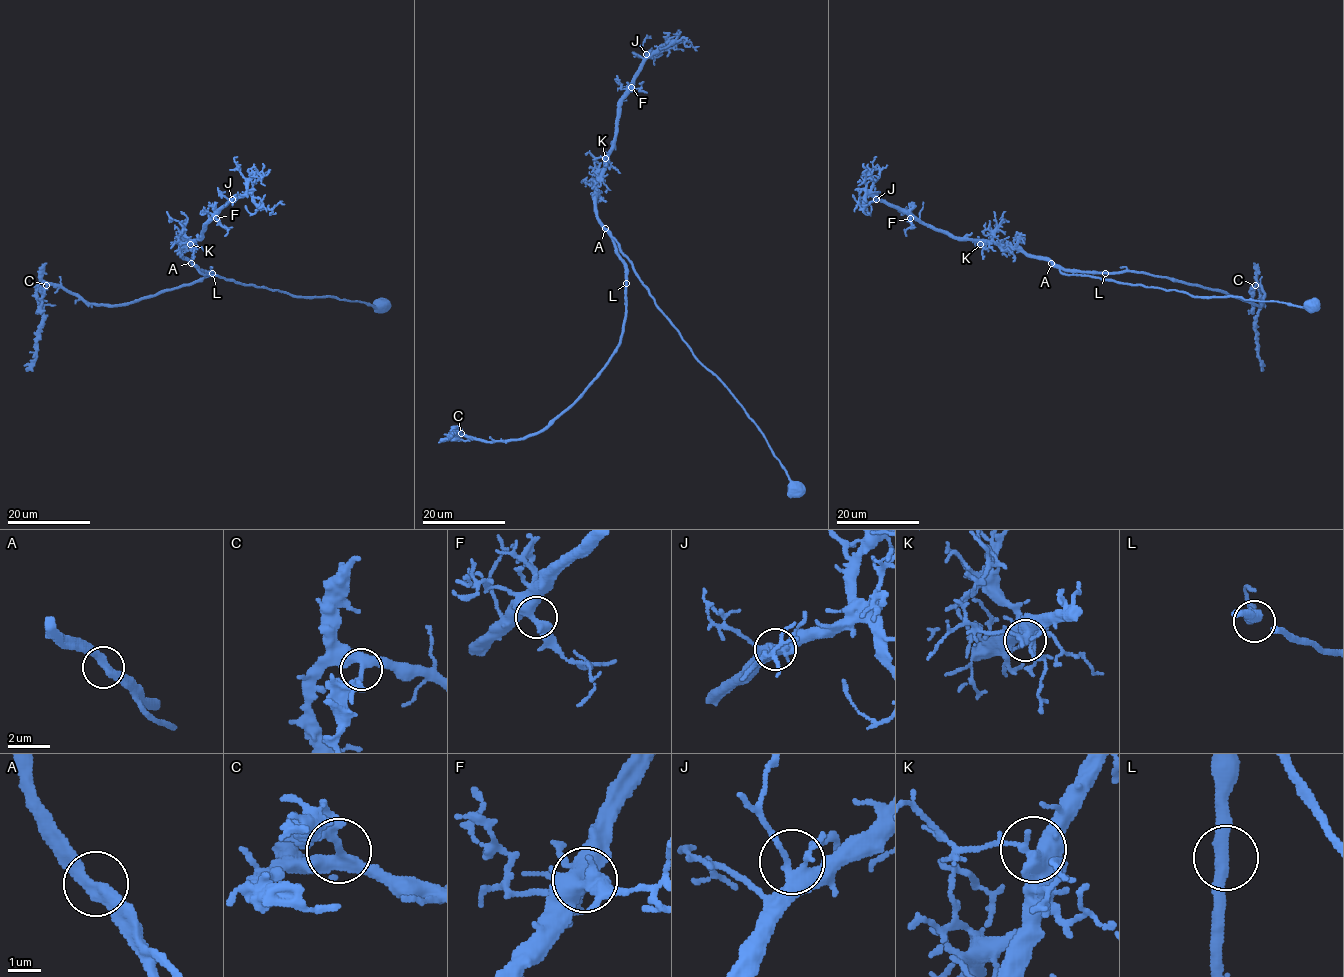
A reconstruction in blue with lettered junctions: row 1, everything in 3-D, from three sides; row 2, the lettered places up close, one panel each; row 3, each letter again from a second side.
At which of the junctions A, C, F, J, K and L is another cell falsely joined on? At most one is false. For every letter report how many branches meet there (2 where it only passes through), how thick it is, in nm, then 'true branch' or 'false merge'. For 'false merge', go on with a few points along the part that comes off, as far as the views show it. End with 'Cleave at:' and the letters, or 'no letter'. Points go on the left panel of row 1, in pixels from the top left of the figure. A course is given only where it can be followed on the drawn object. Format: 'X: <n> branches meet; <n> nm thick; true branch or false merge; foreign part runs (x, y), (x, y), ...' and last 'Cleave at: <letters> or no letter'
A: 2 branches meet; 420 nm thick; true branch
C: 3 branches meet; 320 nm thick; true branch
F: 2 branches meet; 550 nm thick; true branch
J: 4 branches meet; 320 nm thick; true branch
K: 2 branches meet; 380 nm thick; true branch
L: 2 branches meet; 360 nm thick; true branch
Cleave at: no letter

